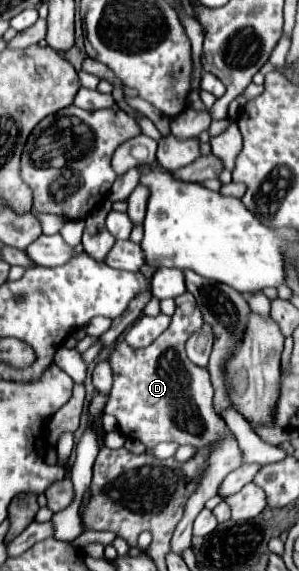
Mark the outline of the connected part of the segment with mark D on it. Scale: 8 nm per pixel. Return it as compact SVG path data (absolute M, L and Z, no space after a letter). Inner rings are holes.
M189 292L181 294L175 302L177 310L171 318L169 328L153 344L139 350L129 350L125 342L117 342L107 352L107 362L113 370L113 388L103 412L117 418L123 436L139 440L147 448L153 448L159 442L175 442L179 446L193 446L197 452L201 448L211 450L203 474L197 480L197 488L185 502L183 518L175 526L171 538L171 550L181 554L181 550L191 548L191 524L195 516L201 512L205 502L217 494L217 488L225 474L239 468L241 452L235 434L227 428L227 424L217 416L213 408L213 384L209 380L207 368L195 366L185 356L185 340L203 324L197 302Z

